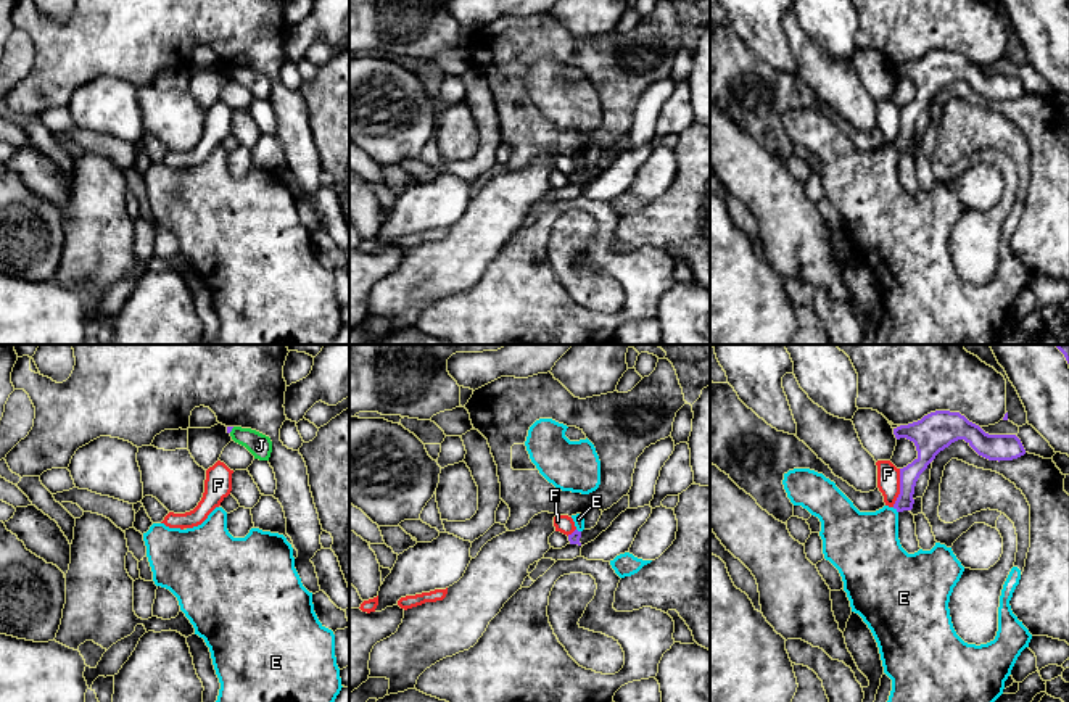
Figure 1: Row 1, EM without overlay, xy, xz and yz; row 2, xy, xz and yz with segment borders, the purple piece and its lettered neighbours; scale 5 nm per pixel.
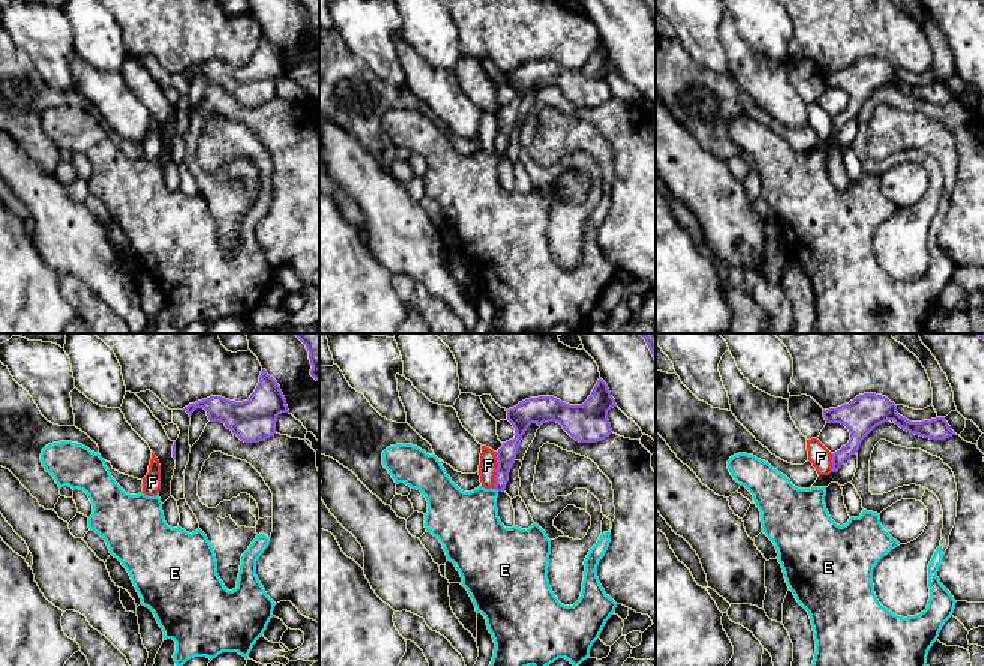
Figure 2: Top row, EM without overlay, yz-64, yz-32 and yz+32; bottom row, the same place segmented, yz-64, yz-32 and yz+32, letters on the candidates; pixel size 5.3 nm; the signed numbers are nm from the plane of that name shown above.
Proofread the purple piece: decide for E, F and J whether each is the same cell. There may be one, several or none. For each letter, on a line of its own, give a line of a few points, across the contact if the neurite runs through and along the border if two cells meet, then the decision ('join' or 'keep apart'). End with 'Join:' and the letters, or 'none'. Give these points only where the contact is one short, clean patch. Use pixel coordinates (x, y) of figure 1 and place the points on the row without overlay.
E: line yz (892, 147), (897, 152); keep apart
F: keep apart
J: line xy (229, 68), (231, 70), (260, 84); join
Join: J

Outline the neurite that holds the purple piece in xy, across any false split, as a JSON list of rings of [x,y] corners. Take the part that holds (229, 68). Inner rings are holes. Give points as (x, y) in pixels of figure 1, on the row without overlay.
[[[227,66],[227,72],[235,82],[245,85],[254,98],[269,100],[272,92],[272,81],[269,76],[241,66]]]

